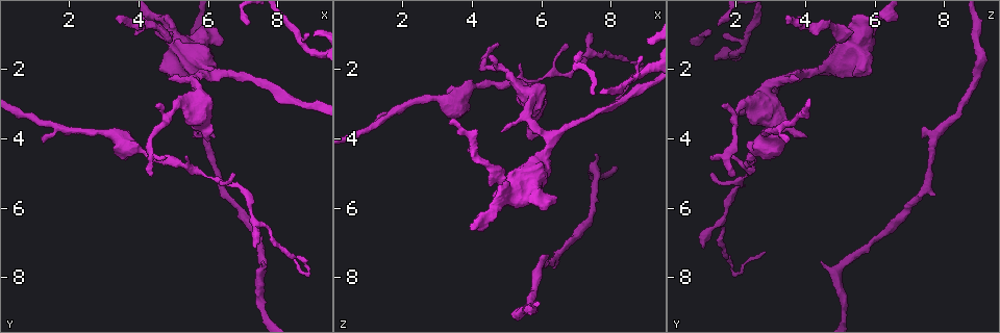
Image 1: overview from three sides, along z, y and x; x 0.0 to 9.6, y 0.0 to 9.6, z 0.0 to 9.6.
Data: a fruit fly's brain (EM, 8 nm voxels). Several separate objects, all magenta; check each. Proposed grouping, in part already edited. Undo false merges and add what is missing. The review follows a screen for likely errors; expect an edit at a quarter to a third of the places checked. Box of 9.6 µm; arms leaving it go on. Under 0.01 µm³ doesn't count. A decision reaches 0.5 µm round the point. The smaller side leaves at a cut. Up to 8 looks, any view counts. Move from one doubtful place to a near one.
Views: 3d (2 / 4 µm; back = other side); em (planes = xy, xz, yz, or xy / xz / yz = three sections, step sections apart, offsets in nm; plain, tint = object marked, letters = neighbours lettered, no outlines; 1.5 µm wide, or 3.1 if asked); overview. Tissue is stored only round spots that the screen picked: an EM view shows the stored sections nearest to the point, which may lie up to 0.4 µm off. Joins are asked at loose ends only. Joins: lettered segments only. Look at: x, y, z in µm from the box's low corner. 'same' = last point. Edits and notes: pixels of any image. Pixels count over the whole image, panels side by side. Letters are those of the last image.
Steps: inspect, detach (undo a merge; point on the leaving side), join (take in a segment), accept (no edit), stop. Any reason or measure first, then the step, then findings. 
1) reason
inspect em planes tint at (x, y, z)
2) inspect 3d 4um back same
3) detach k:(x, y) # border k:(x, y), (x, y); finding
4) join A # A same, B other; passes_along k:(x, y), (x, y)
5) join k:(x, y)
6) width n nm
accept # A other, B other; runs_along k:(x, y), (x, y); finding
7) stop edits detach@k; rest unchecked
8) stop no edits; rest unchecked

thin end
inspect 3d 2um at (8.85, 1.00, 1.55)

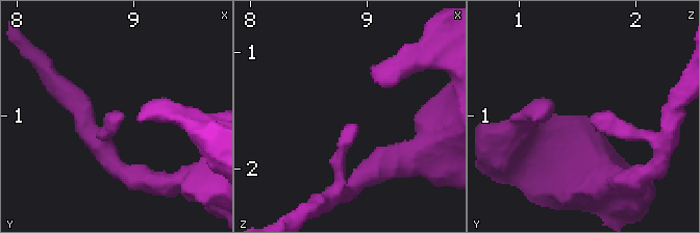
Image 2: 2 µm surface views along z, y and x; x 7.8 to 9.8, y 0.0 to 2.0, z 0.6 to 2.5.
inspect em planes letters at (8.84, 1.02, 1.60)

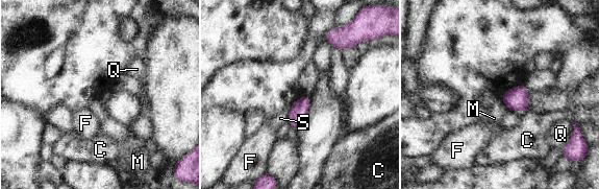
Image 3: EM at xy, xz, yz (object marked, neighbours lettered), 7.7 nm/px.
accept # C other, F other, M other, Q other, S other; border 3:(291, 105), (286, 121); no lettered segment goes on from it

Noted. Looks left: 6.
inspect em planes letters at (4.80, 1.05, 5.05)

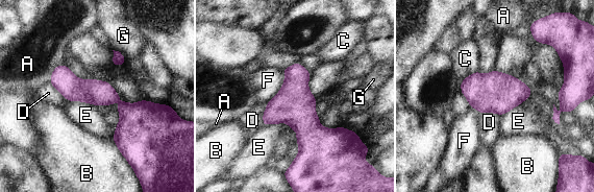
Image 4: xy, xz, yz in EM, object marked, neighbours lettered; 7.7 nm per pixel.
accept # A other, B other, C other, D other, E other, F other, G other; border 4:(282, 70), (280, 89), (266, 102); continuous, no second cell

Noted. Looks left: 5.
thick turns thin
inspect em yz step 8 plain at (2.90, 3.80, 2.90)

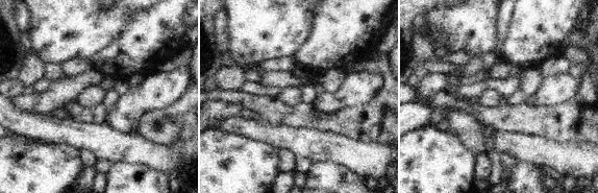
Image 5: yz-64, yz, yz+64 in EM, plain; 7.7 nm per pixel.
see the neighbours
inspect em yz step 8 letters same

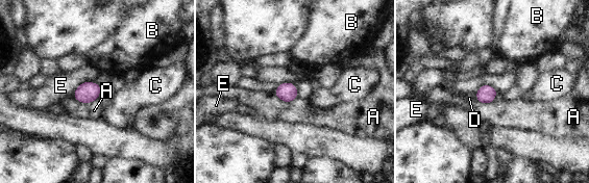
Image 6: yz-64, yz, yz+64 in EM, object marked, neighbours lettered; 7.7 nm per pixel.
width 140 nm
accept # A other, B other, C other, D other, E other; border 6:(72, 96), (79, 102), (98, 99); all the same cell

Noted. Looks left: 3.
stop no edits; rest unchecked

